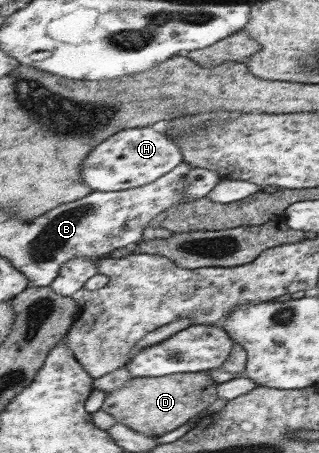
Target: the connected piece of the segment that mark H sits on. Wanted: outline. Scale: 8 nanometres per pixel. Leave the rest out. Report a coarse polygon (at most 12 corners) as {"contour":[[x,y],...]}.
{"contour":[[160,127],[108,137],[83,164],[94,191],[163,178],[182,162]]}

